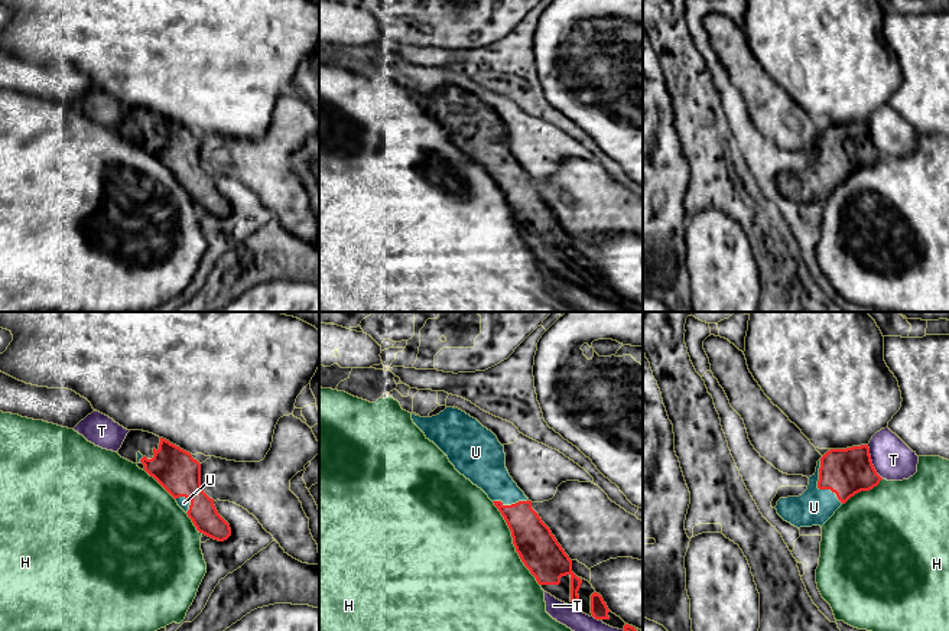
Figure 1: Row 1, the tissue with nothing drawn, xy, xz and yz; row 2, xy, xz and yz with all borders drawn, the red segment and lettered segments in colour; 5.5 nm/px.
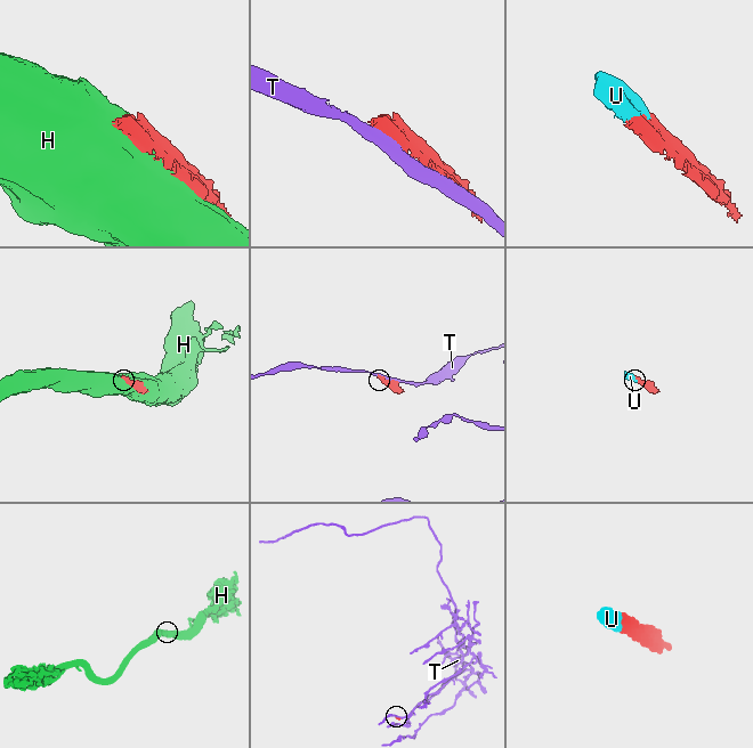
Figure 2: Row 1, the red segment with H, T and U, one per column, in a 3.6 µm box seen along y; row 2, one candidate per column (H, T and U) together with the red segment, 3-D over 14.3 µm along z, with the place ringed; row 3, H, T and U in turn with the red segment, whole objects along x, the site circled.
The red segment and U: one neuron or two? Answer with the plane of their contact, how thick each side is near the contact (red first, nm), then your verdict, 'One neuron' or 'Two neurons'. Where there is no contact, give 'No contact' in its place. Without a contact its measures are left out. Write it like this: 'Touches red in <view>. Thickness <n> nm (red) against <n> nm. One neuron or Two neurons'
Touches red in yz. Thickness 260 nm (red) against 200 nm. One neuron

